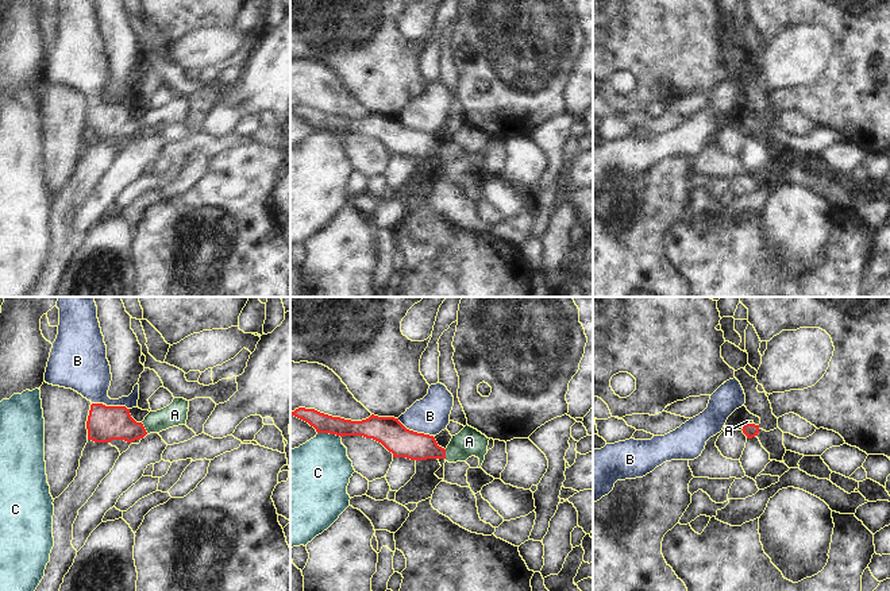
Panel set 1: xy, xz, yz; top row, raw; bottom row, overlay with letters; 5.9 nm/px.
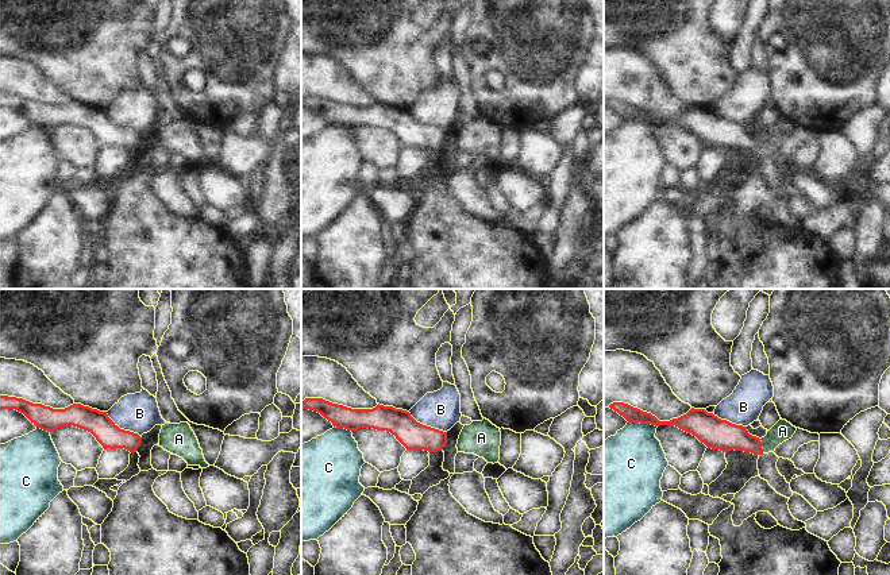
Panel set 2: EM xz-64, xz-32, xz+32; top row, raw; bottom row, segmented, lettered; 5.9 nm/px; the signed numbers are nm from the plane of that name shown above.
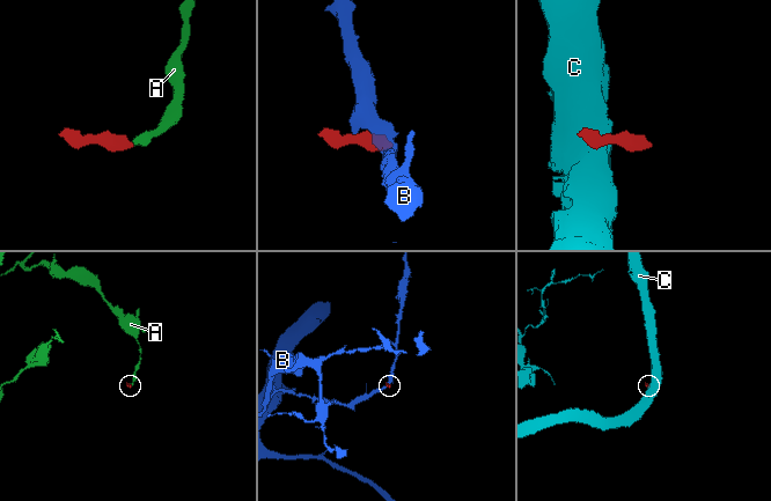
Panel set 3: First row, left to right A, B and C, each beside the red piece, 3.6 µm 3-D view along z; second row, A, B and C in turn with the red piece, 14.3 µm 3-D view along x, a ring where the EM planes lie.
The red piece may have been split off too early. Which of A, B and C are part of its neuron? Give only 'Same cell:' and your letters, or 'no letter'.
Same cell: A

